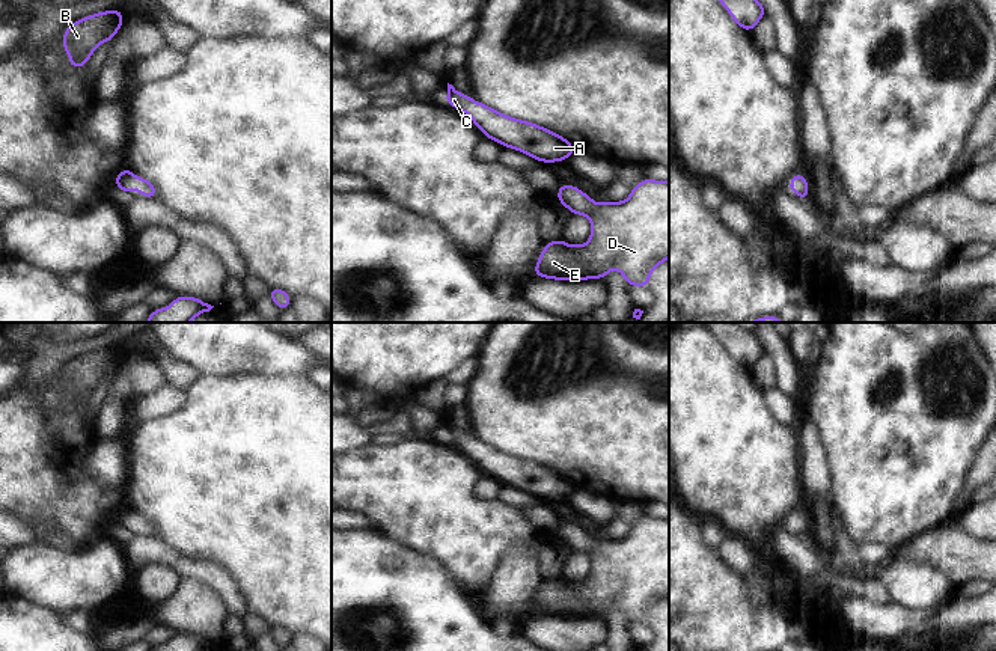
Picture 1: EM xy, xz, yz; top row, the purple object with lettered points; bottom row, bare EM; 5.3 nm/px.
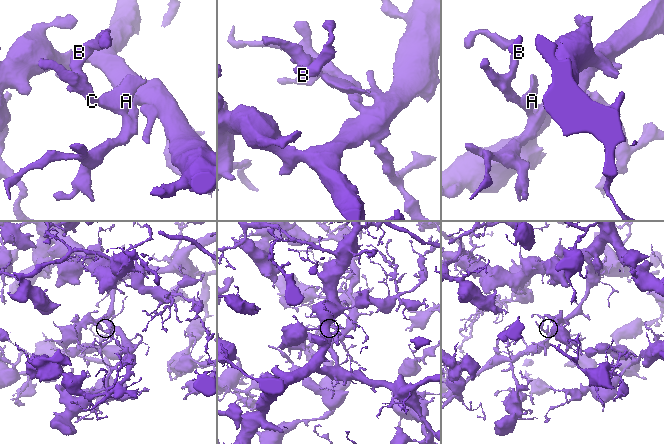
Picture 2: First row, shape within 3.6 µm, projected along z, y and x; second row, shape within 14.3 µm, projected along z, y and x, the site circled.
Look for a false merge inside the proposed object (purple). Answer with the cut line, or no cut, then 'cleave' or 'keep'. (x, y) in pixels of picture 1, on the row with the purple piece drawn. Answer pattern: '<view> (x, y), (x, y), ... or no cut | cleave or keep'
no cut | keep

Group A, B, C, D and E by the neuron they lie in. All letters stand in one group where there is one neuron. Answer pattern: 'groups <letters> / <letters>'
groups A B C D E

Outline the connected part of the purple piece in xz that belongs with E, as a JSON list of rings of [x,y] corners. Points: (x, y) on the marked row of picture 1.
[[[643,178],[624,202],[597,203],[571,184],[561,184],[556,199],[571,211],[591,220],[586,244],[573,246],[561,238],[548,241],[533,268],[535,276],[555,280],[604,279],[612,268],[624,276],[628,288],[649,288],[649,274],[669,258],[669,181]]]

